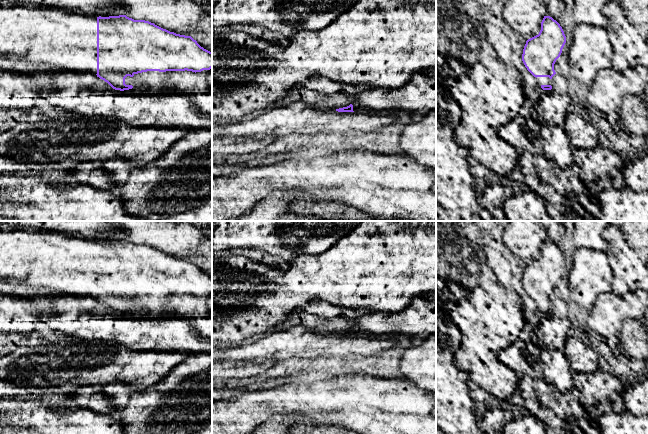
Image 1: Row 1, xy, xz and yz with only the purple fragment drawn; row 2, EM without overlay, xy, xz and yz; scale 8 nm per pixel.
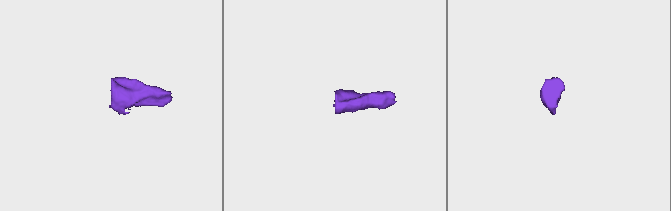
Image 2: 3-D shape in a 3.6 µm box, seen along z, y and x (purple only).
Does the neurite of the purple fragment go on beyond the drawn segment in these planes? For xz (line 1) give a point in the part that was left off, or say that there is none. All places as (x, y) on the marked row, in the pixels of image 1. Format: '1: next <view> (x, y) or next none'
1: next none

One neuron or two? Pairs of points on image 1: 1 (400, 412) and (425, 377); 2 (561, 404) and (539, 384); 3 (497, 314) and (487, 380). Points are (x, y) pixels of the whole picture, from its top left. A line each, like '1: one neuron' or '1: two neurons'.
1: two neurons
2: one neuron
3: one neuron

